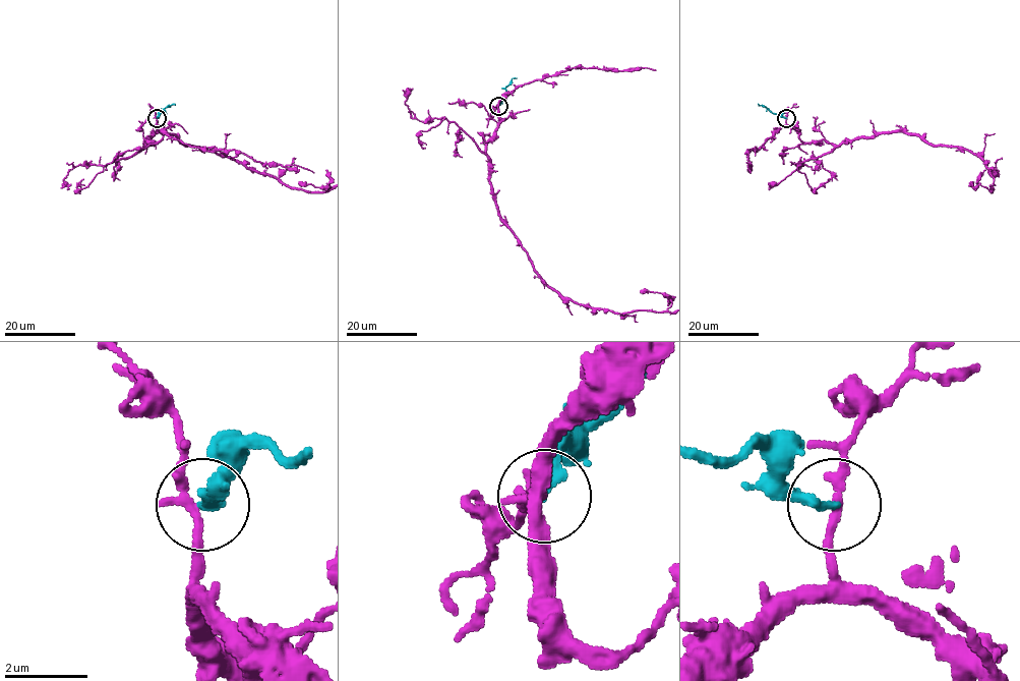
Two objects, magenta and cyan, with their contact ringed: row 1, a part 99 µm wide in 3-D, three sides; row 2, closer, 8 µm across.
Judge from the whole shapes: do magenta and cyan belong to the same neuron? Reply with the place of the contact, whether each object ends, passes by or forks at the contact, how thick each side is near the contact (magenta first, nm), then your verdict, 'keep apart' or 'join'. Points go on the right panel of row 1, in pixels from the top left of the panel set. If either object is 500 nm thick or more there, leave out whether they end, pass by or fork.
(786, 118) | magenta passes by | cyan ends | 240/280 nm | keep apart

